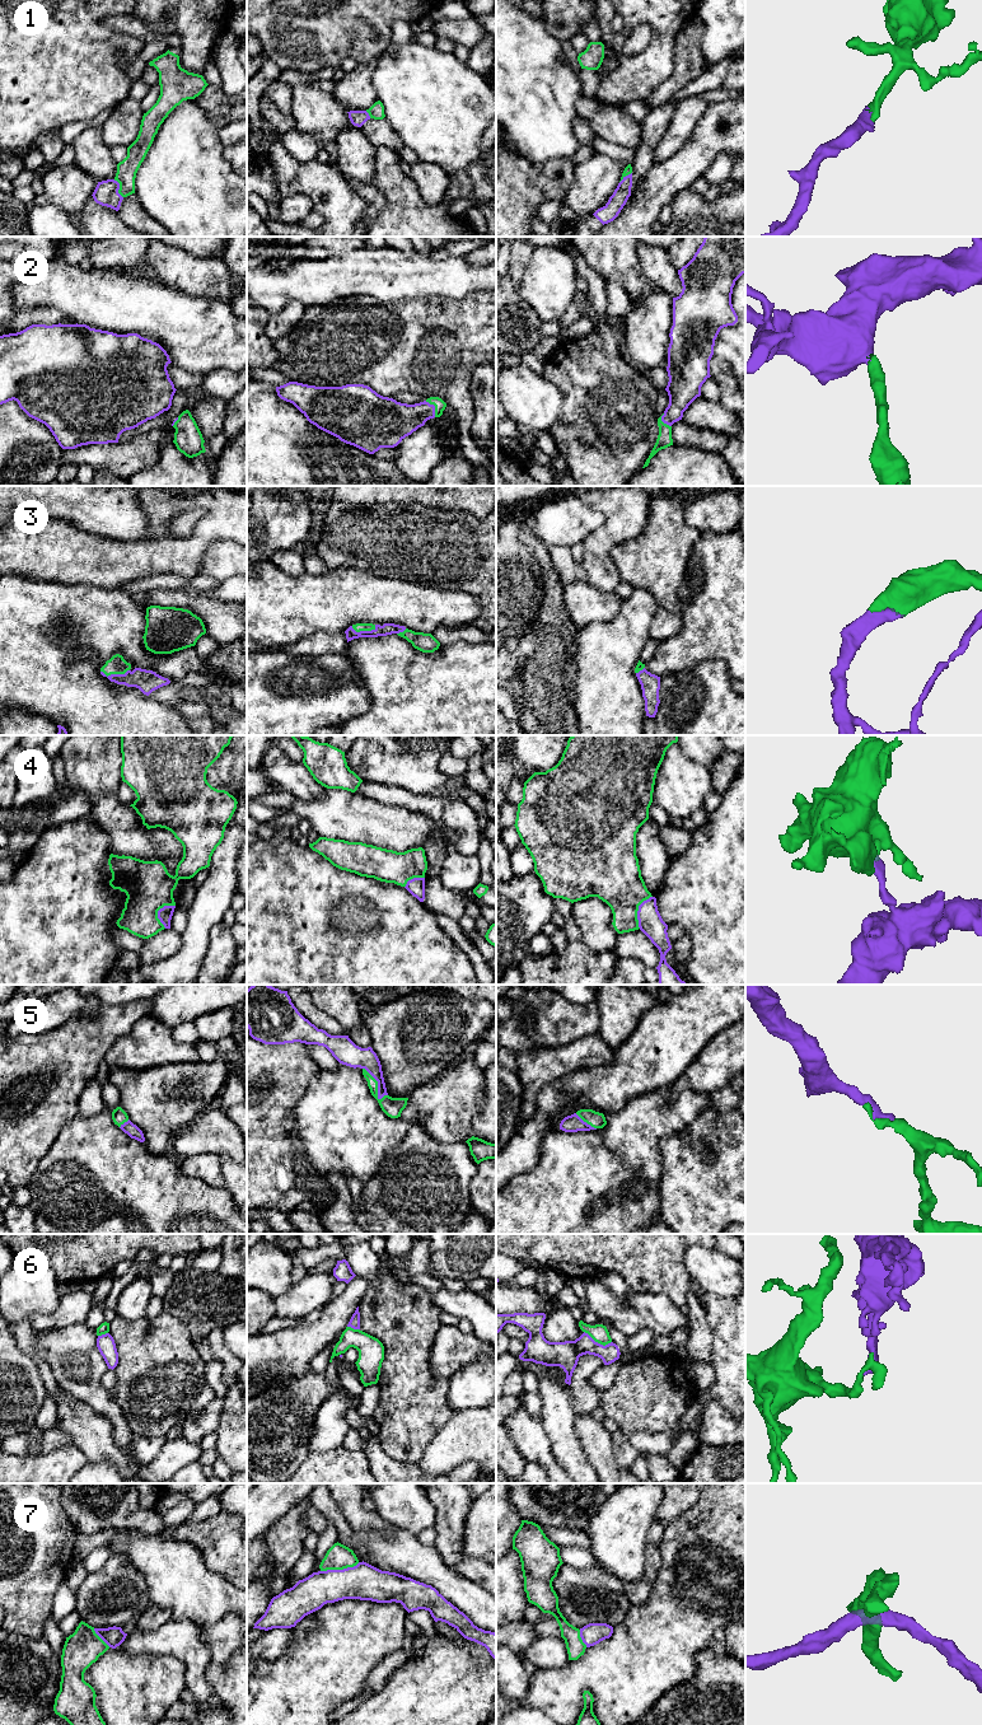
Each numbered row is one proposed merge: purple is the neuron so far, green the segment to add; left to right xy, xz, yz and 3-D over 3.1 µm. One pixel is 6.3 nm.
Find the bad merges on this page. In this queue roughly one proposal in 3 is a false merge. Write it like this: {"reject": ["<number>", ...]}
{"reject": ["4", "6", "7"]}

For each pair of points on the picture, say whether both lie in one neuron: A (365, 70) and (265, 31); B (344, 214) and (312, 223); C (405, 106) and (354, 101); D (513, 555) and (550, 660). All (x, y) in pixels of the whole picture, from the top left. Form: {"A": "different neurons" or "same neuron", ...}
{"A": "different neurons", "B": "different neurons", "C": "different neurons", "D": "different neurons"}

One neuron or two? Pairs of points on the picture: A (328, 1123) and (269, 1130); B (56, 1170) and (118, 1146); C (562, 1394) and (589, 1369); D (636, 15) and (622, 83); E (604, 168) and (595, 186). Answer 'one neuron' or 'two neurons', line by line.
A: two neurons
B: one neuron
C: two neurons
D: one neuron
E: one neuron

